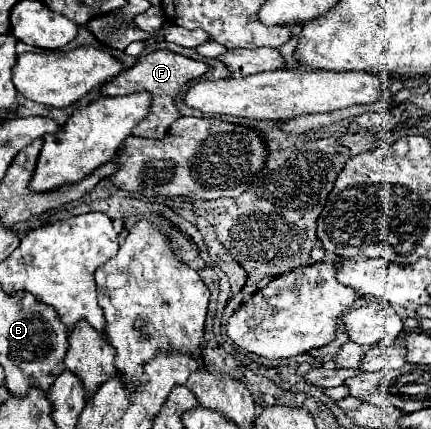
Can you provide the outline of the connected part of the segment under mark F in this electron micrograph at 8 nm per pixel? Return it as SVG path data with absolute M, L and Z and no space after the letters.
M154 50L154 52L138 58L138 62L132 68L122 70L116 78L112 78L112 82L106 82L106 86L100 88L100 94L102 96L126 96L132 92L150 92L150 96L152 96L150 112L132 130L132 134L156 140L156 138L162 138L166 134L166 130L170 128L170 124L180 118L178 108L174 104L174 98L180 94L180 88L184 88L188 82L200 78L204 72L208 72L208 66L202 62L190 60L190 58L174 54L170 50Z

